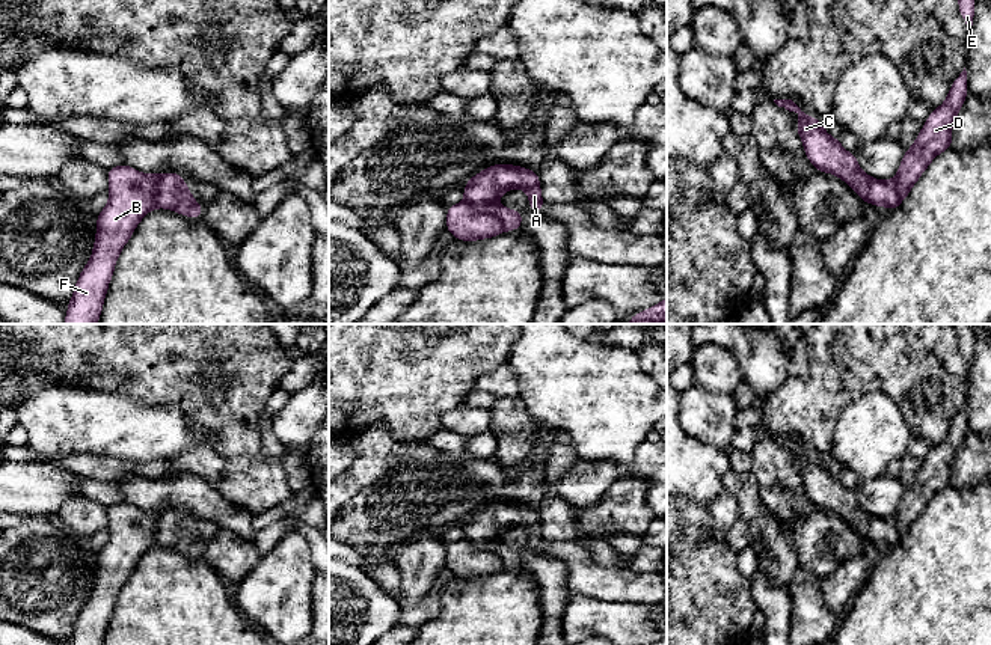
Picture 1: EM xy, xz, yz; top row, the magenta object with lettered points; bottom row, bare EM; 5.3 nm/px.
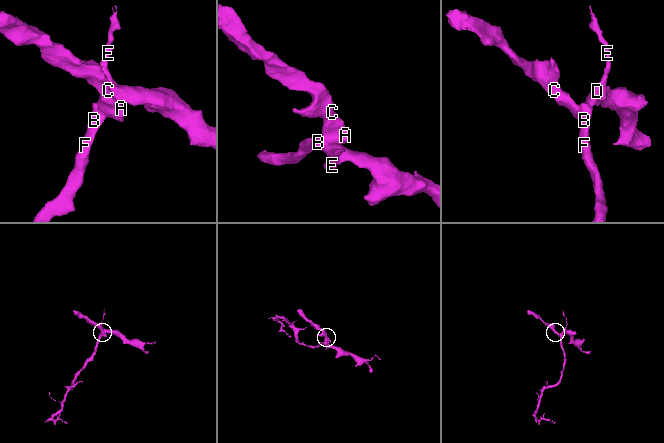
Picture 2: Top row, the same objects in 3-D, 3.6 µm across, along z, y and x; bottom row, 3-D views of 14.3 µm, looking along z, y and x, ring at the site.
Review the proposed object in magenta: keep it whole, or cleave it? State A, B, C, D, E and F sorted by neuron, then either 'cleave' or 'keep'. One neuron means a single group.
A C / B D E F; cleave

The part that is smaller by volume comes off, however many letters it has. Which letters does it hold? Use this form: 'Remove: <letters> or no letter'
Remove: A, C

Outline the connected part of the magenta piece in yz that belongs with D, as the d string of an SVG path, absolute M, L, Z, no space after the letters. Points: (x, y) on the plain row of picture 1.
M964 405L953 417L947 437L938 446L932 448L914 482L905 487L894 515L902 538L908 533L935 493L952 485L952 463L964 443L967 429L967 408Z

